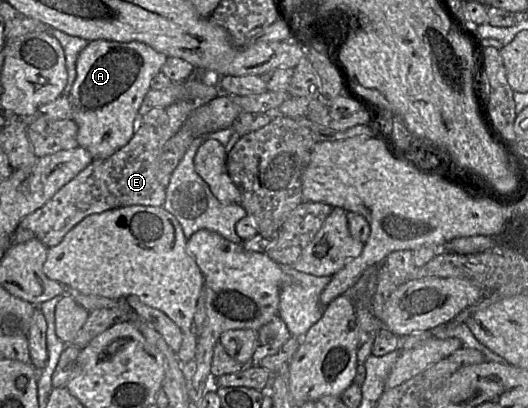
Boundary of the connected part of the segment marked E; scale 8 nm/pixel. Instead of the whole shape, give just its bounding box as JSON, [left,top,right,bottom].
[18,101,201,247]

